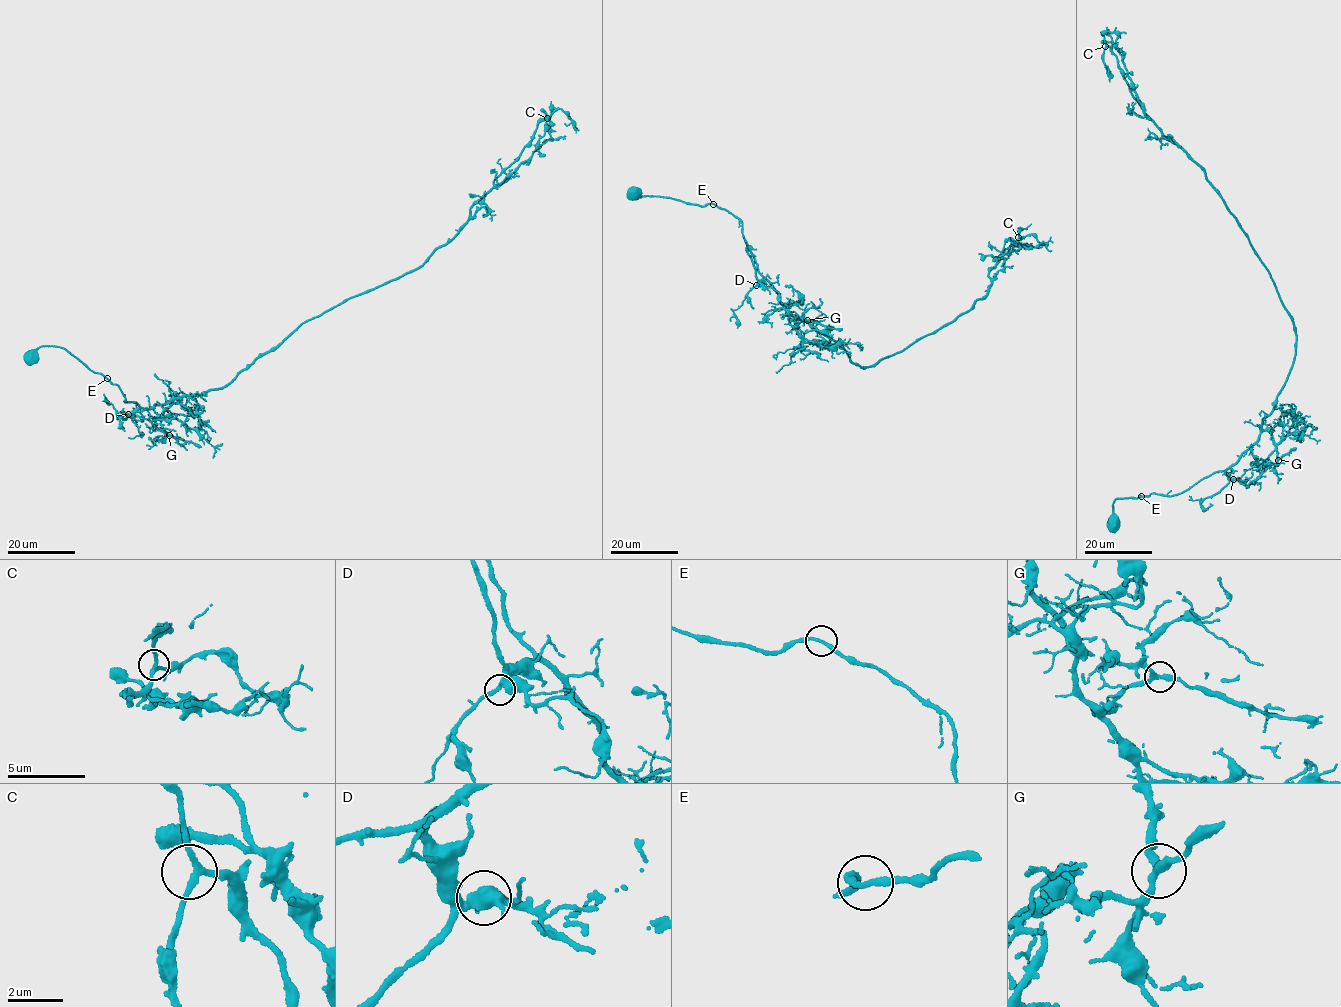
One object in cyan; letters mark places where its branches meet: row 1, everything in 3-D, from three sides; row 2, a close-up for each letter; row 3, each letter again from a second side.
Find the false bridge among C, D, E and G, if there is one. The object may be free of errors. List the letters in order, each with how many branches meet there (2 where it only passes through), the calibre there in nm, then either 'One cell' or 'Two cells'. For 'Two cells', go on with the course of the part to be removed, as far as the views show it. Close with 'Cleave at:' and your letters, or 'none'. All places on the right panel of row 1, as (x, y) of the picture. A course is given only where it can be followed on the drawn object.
C: Branches: 3. Thickness 200 nm. One cell
D: Branches: 2. Thickness 320 nm. One cell
E: Branches: 2. Thickness 200 nm. One cell
G: Branches: 3. Thickness 260 nm. One cell
Cleave at: none

